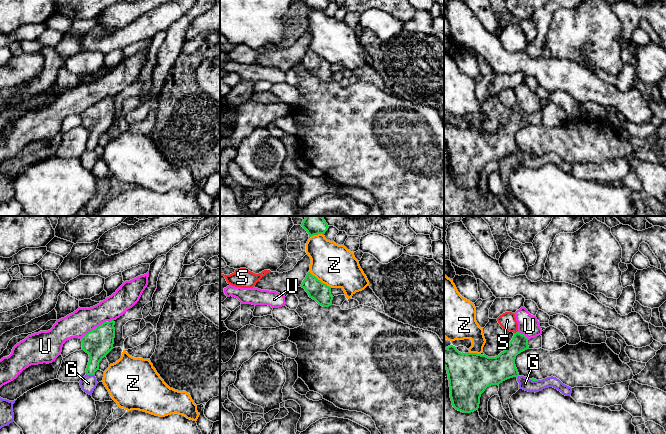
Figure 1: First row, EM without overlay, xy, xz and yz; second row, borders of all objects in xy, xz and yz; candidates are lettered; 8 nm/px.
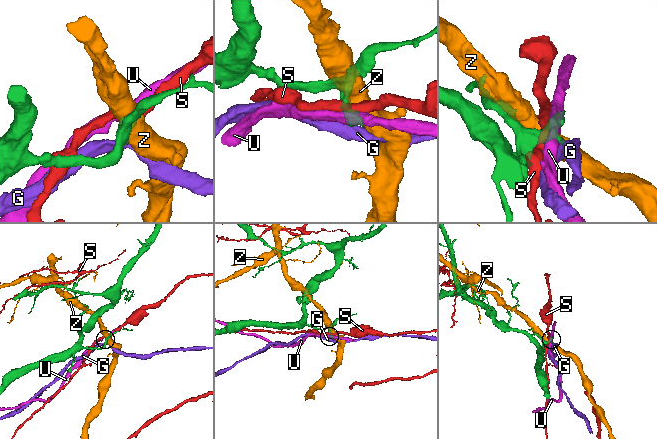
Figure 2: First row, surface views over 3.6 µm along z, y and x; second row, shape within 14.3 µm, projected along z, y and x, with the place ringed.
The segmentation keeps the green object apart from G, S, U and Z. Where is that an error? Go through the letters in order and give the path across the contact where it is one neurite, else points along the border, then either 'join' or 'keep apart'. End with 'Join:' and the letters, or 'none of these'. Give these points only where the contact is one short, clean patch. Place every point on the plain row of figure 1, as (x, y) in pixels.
G: border xy (86, 149), (93, 151); keep apart
S: keep apart
U: border xy (105, 97), (80, 114); keep apart
Z: keep apart
Join: none of these

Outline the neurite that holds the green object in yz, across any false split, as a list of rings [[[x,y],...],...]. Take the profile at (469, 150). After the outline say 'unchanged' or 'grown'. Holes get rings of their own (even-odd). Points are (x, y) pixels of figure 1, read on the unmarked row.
[[[516,108],[509,121],[496,133],[461,129],[453,121],[444,124],[444,143],[448,150],[453,183],[463,189],[478,186],[481,170],[487,163],[519,152],[516,132],[527,125],[541,123],[541,111],[528,115]]] | grown

